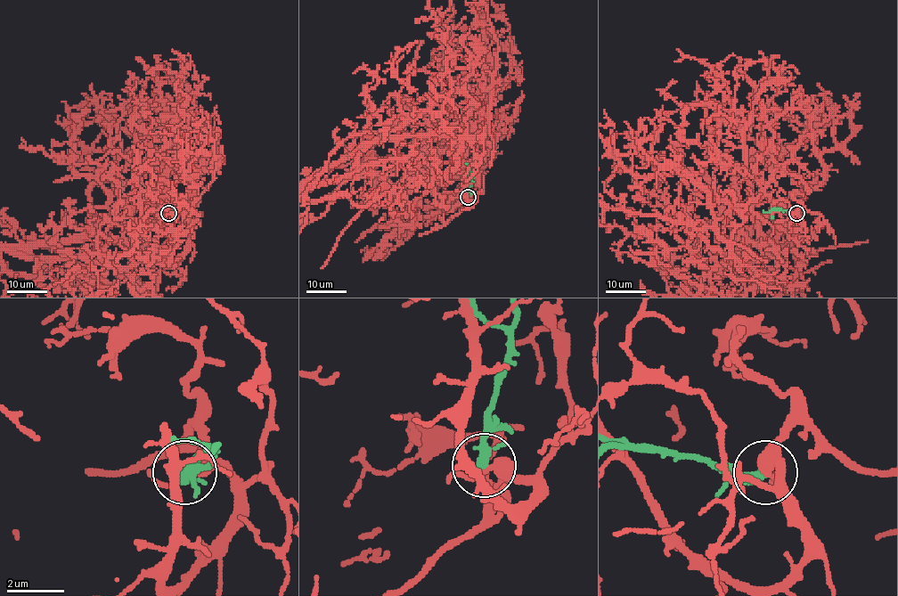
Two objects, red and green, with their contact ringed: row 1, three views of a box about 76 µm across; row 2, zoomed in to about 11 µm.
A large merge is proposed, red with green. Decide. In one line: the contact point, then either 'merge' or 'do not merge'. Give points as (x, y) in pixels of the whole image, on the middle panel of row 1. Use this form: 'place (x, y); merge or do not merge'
place (468, 197); do not merge

